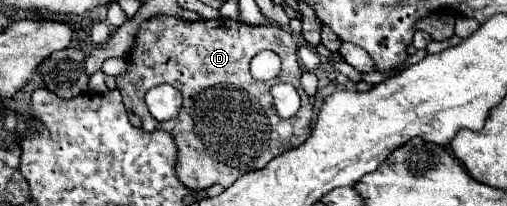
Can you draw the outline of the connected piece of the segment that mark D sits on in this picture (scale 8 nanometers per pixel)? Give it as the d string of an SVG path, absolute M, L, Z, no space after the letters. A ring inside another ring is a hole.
M153 16L145 20L137 34L133 48L127 56L127 72L115 76L117 90L123 96L123 104L127 110L133 110L143 120L145 132L165 130L173 136L177 144L177 178L191 190L203 190L213 184L221 184L229 188L239 176L243 176L249 170L261 170L269 164L269 160L281 156L281 152L287 152L289 148L301 146L309 132L311 132L311 120L313 120L313 106L309 102L309 96L303 92L299 84L299 62L297 62L297 42L295 38L285 32L281 26L249 26L243 22L217 18L217 20L197 20L187 22L173 16ZM261 50L273 50L281 58L281 72L277 78L269 82L259 82L249 72L249 62L255 54ZM149 82L157 84L171 84L177 88L183 96L181 112L165 122L157 122L145 104L145 94L149 90ZM279 82L289 82L297 88L301 96L301 108L297 116L289 120L281 120L271 106L269 88Z

